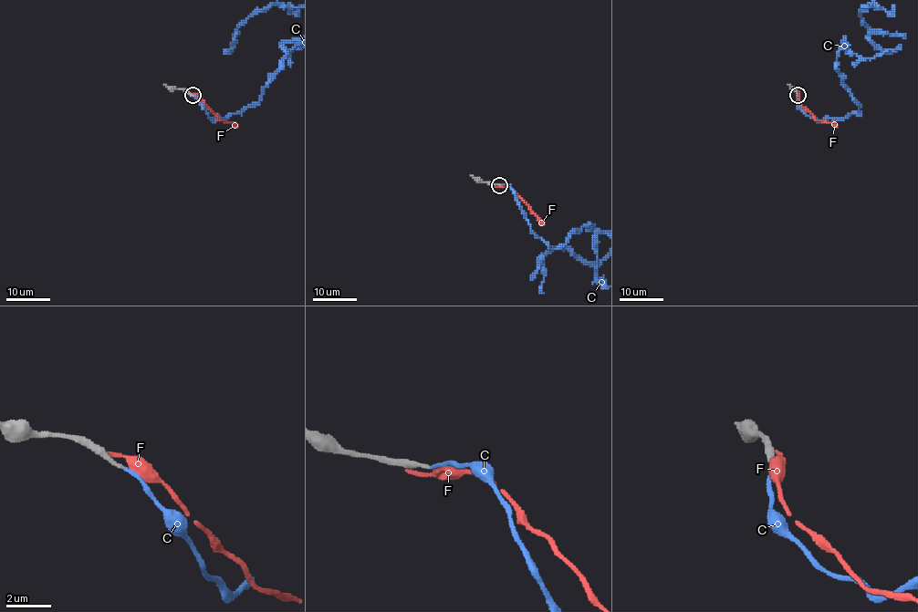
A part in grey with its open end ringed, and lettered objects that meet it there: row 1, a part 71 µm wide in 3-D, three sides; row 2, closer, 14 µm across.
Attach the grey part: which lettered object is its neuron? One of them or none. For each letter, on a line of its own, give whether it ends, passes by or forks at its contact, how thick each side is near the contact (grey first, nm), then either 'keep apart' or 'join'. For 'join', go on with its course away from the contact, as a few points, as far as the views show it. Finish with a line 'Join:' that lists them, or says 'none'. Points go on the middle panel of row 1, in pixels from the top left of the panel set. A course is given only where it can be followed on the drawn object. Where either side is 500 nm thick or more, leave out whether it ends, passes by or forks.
C: it ends | 190/140 nm | join
F: it ends | 400/180 nm | keep apart
Join: C

